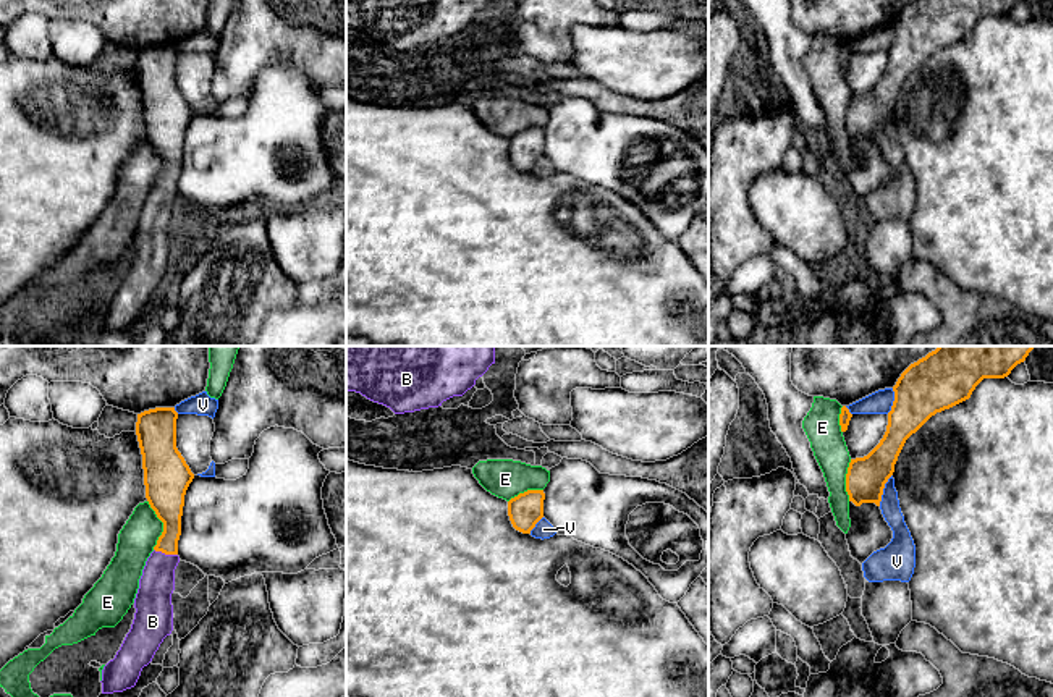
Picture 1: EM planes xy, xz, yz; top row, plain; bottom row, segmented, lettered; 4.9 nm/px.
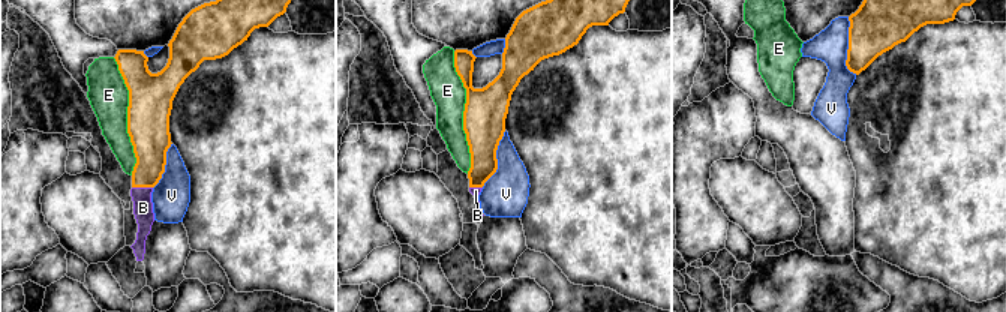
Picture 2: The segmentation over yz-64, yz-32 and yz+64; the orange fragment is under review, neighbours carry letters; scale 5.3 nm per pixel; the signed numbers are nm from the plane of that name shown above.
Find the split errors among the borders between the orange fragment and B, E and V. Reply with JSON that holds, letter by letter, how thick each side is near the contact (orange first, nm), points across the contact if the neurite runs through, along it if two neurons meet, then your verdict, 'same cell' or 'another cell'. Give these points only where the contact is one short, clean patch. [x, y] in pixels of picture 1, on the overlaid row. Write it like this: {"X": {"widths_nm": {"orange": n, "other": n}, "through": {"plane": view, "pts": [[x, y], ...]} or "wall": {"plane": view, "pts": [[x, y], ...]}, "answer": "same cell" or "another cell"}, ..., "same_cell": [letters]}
{"B": {"widths_nm": {"orange": 150, "other": 180}, "through": {"plane": "xy", "pts": [[167, 503], [169, 540], [165, 553], [159, 568], [152, 602]]}, "answer": "same cell"}, "E": {"widths_nm": {"orange": 240, "other": 190}, "answer": "another cell"}, "V": {"widths_nm": {"orange": 200, "other": 100}, "answer": "another cell"}, "same_cell": ["B"]}

